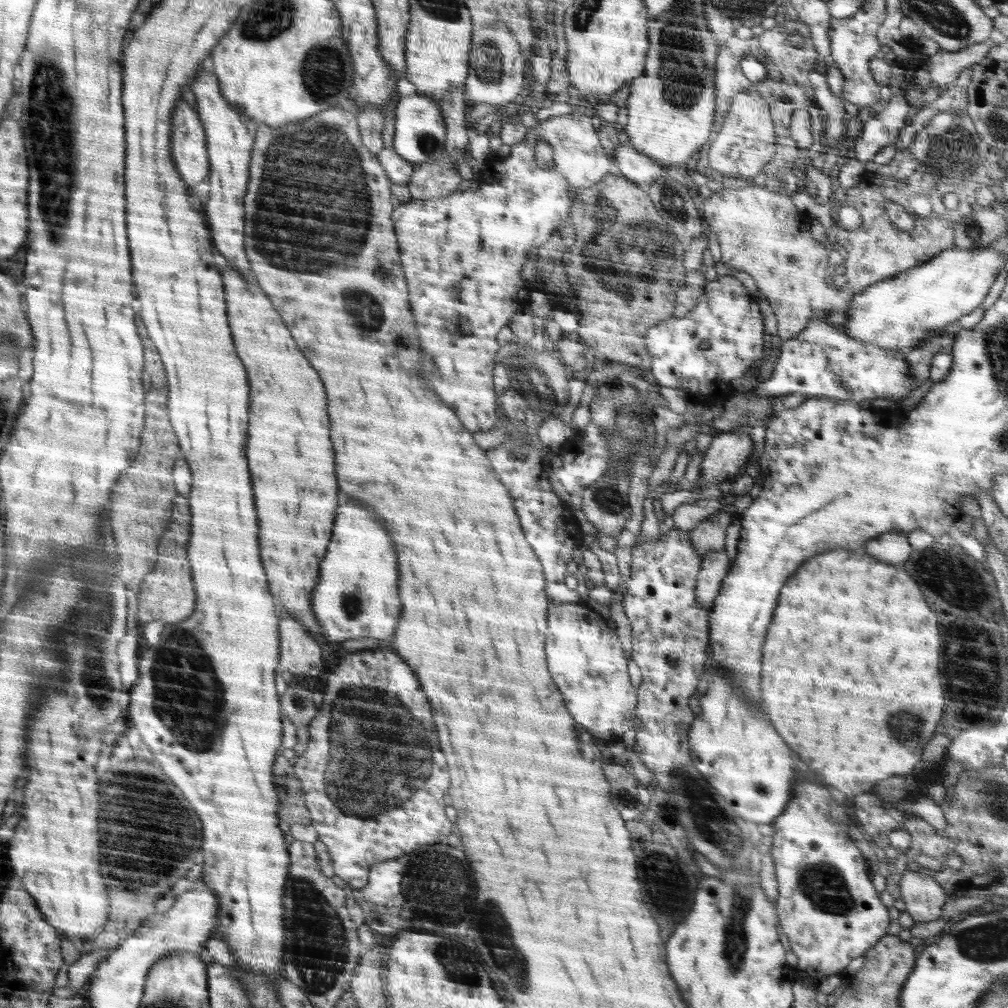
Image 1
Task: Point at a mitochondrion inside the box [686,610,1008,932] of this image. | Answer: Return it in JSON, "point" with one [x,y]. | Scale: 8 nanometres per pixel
{"point":[822,883]}

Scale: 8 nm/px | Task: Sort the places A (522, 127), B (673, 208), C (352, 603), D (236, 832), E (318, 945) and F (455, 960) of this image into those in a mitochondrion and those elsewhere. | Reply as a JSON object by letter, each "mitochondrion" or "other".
{"A":"other","B":"mitochondrion","C":"mitochondrion","D":"other","E":"mitochondrion","F":"mitochondrion"}

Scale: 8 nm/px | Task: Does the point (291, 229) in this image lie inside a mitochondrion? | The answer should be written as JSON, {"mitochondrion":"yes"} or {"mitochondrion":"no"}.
{"mitochondrion":"yes"}

